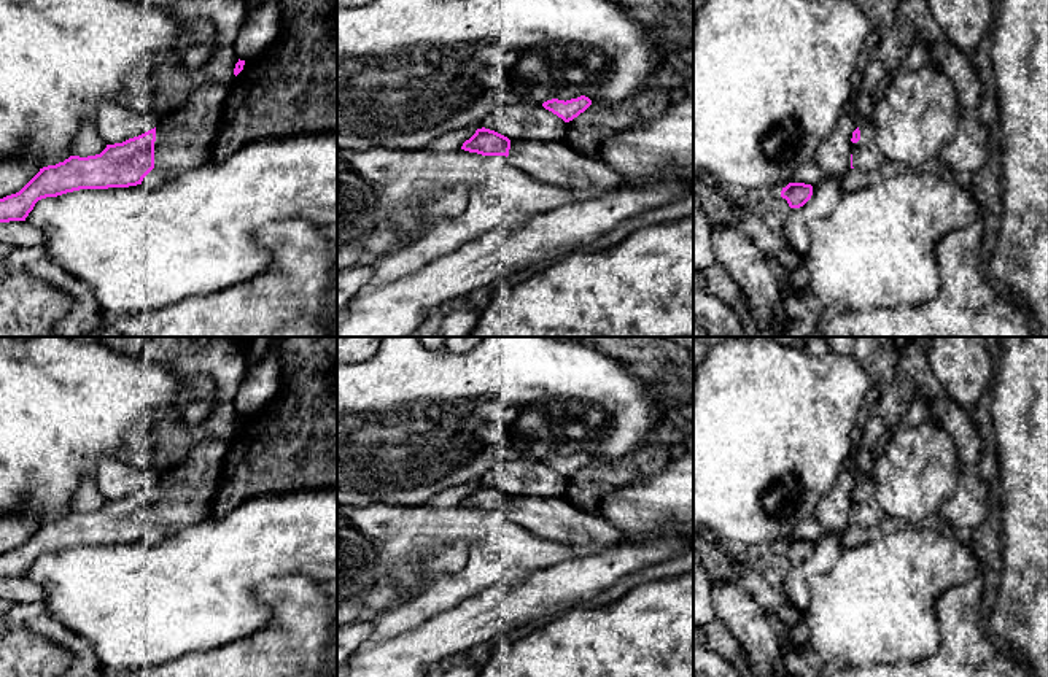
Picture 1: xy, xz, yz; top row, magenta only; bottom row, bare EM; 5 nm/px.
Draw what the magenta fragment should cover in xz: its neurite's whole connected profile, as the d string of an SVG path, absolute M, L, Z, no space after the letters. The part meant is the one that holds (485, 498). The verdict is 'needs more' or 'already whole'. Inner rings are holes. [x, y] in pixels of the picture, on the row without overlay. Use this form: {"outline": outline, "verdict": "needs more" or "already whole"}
{"outline": "M482 483L461 505L482 512L506 512L518 526L582 551L598 551L619 544L622 537L607 520L579 510L566 497L509 496Z", "verdict": "needs more"}

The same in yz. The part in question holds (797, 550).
{"outline": "M789 539L781 547L781 553L787 556L790 564L803 563L813 551L813 542L805 539Z", "verdict": "already whole"}

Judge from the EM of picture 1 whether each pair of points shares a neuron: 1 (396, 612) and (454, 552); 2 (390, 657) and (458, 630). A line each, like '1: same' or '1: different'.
1: different
2: same

